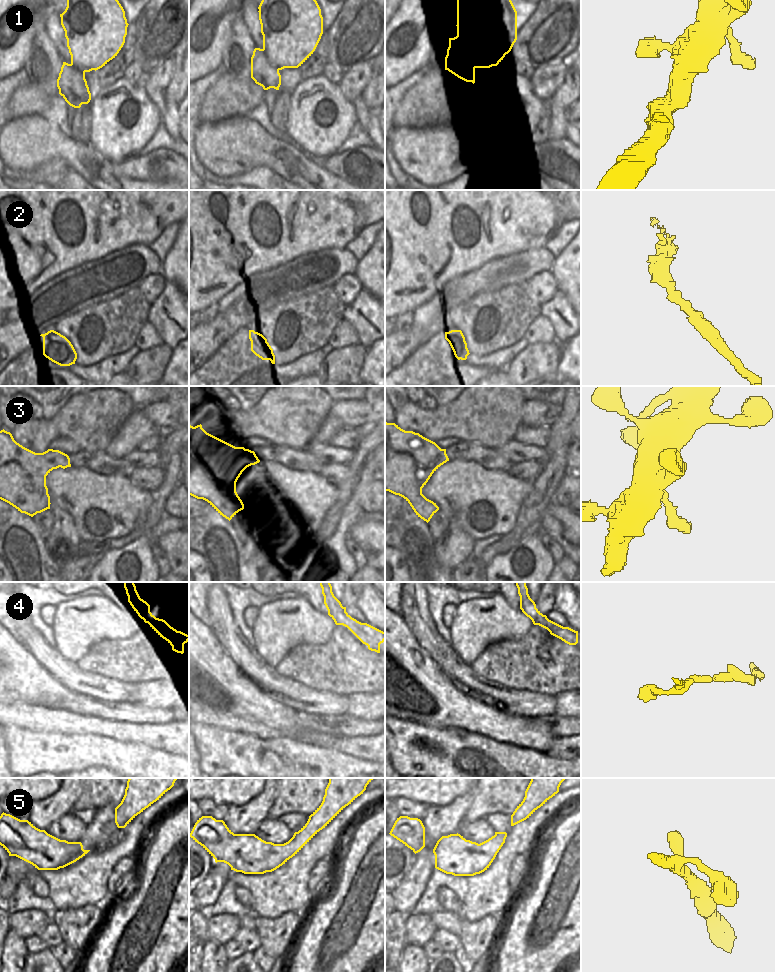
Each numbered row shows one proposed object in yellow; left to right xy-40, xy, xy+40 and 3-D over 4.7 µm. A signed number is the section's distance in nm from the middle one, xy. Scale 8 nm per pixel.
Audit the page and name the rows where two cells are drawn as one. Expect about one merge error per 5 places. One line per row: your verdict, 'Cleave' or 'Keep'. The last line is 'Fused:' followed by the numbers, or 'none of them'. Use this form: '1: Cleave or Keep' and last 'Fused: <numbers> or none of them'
1: Keep
2: Keep
3: Keep
4: Keep
5: Keep
Fused: none of them

